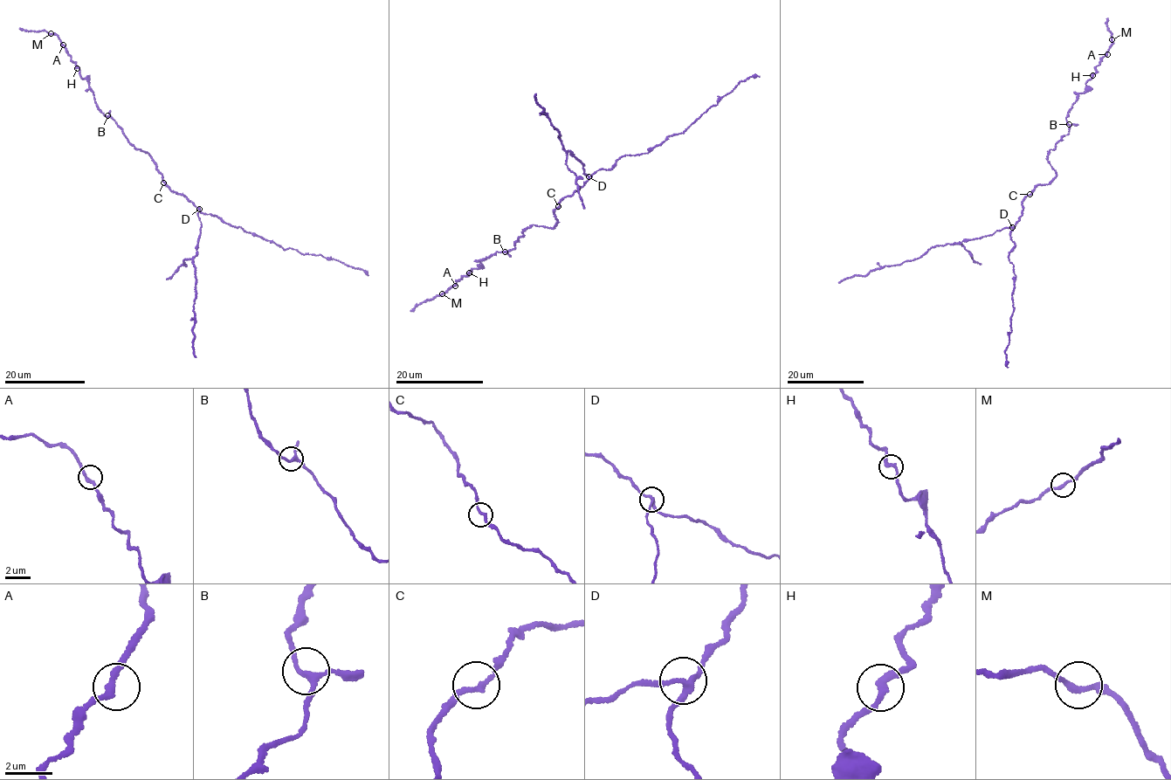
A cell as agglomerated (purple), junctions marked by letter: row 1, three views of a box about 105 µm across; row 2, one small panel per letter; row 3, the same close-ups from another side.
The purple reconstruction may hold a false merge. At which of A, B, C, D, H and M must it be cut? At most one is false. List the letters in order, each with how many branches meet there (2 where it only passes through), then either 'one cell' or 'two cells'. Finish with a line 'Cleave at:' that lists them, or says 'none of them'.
A: branches 2; one cell
B: branches 3; one cell
C: branches 2; one cell
D: branches 3; two cells
H: branches 2; one cell
M: branches 2; one cell
Cleave at: D

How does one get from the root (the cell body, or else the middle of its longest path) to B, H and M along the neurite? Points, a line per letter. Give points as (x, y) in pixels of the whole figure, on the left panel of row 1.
B: (164, 182), (149, 154), (129, 142), (120, 127), (107, 115)
H: (164, 182), (149, 154), (129, 142), (115, 120), (98, 107), (88, 83), (81, 77), (77, 68)
M: (164, 182), (149, 154), (129, 142), (115, 120), (98, 107), (87, 80), (81, 77), (58, 37), (51, 33)

